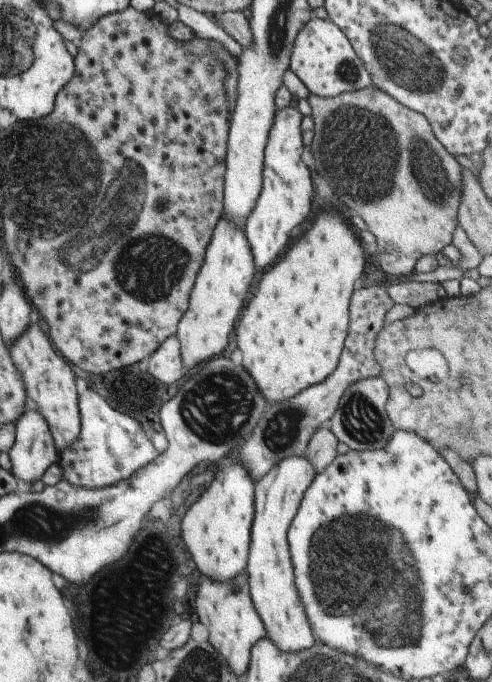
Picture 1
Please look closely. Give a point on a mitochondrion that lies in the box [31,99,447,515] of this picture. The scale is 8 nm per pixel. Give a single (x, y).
(150, 265)

